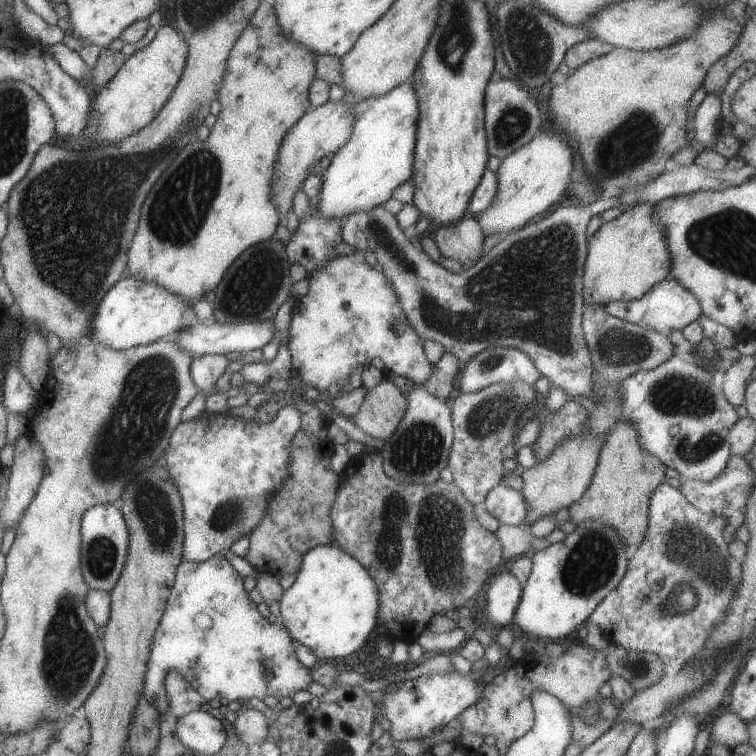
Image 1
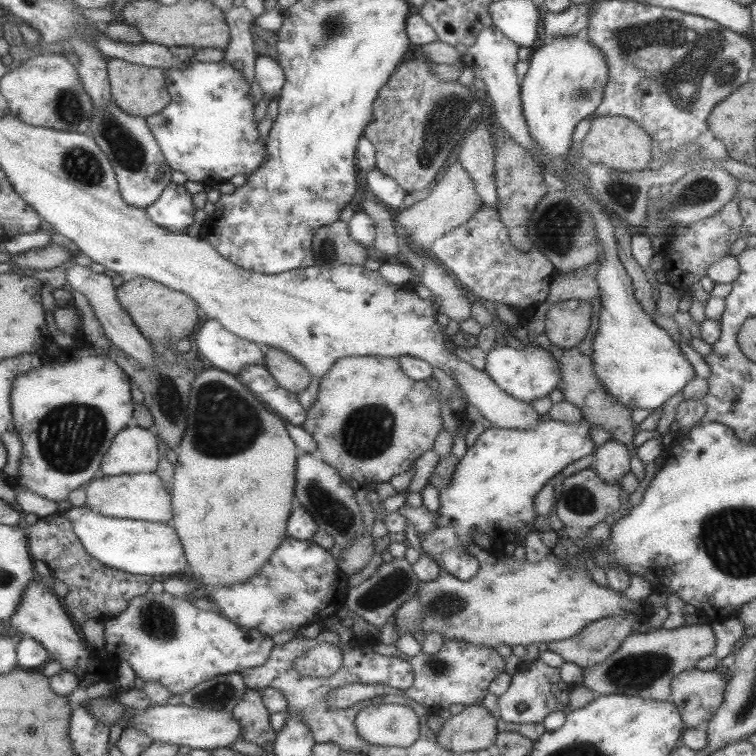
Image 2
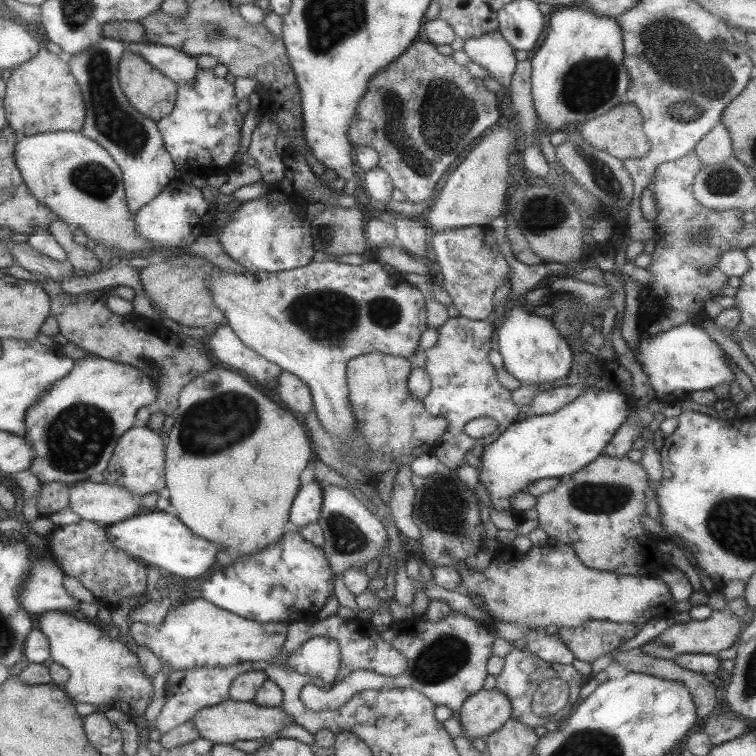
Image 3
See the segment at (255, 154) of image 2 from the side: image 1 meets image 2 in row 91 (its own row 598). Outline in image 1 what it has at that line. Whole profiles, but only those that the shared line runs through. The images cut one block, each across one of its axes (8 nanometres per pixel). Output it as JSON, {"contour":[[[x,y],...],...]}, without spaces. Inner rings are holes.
{"contour":[[[224,555],[212,556],[212,559],[202,563],[183,561],[177,569],[167,606],[153,635],[143,694],[158,713],[166,713],[167,709],[170,709],[170,702],[164,691],[164,680],[168,672],[173,670],[178,672],[191,688],[196,689],[206,702],[212,699],[220,700],[223,697],[228,701],[253,697],[263,700],[269,695],[275,696],[278,700],[286,696],[292,697],[298,690],[306,691],[309,683],[313,681],[310,669],[298,661],[295,654],[296,646],[283,626],[271,624],[258,612],[257,605],[250,600],[249,594],[244,590],[243,579]],[[263,661],[272,672],[269,677],[264,676]]]}

